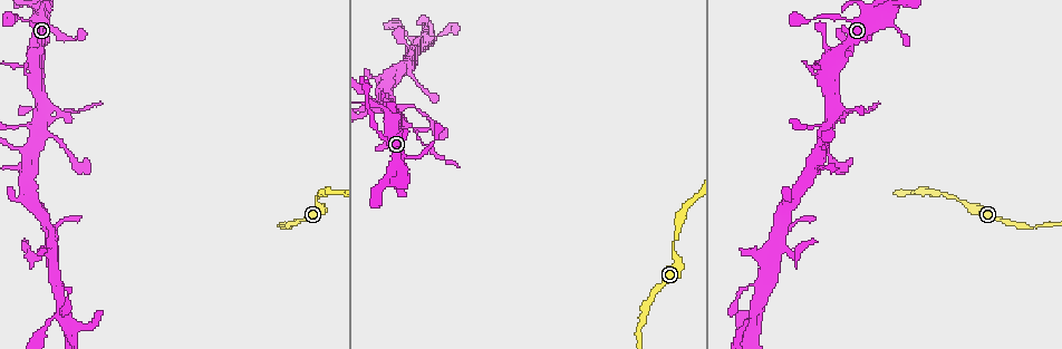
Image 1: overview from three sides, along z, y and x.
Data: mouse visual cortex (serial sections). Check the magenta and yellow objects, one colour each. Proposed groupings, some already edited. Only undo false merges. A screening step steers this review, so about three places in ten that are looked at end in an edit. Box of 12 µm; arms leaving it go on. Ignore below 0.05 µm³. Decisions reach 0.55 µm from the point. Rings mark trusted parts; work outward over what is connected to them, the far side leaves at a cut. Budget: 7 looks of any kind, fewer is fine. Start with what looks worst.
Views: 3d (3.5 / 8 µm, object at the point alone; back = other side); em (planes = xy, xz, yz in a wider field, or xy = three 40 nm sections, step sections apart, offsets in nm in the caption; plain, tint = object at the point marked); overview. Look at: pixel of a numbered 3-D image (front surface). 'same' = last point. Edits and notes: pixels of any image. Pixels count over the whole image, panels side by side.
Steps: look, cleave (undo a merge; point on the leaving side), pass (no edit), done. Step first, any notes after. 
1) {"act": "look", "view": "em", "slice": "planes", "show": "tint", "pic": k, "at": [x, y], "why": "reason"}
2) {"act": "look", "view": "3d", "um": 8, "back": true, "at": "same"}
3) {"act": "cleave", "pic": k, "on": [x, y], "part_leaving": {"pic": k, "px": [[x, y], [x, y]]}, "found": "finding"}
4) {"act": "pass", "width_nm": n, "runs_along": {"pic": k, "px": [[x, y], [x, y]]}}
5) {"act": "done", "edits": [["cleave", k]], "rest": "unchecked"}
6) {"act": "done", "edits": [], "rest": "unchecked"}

{"act": "look", "view": "em", "slice": "xy", "step": 2, "show": "tint", "pic": 1, "at": [835, 107], "why": "two arms at a narrow angle"}

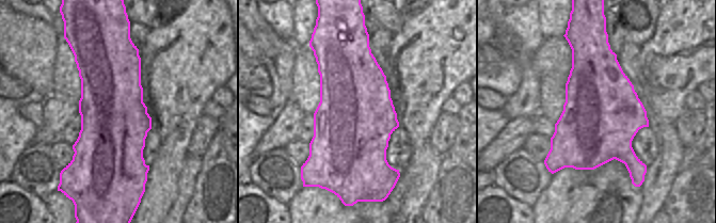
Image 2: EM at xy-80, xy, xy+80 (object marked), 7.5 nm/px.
{"act": "look", "view": "3d", "um": 3.5, "at": "same", "why": "wider look"}

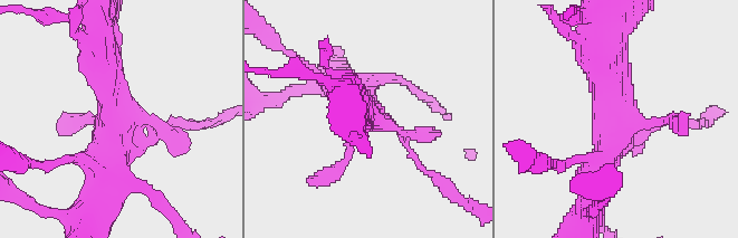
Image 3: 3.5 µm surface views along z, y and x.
{"act": "pass", "width_nm": 600, "runs_along": {"pic": 3, "px": [[602, 45], [615, 126], [595, 189]]}, "found": "all the same cell"}

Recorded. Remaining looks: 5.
{"act": "look", "view": "em", "slice": "xy", "step": 2, "show": "tint", "pic": 1, "at": [36, 256]}

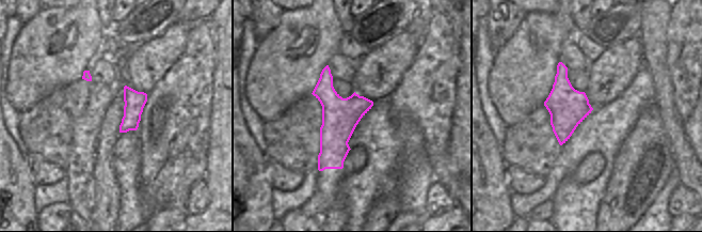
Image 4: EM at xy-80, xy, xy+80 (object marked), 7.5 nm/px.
{"act": "look", "view": "3d", "um": 3.5, "back": true, "at": "same", "why": "wider look"}

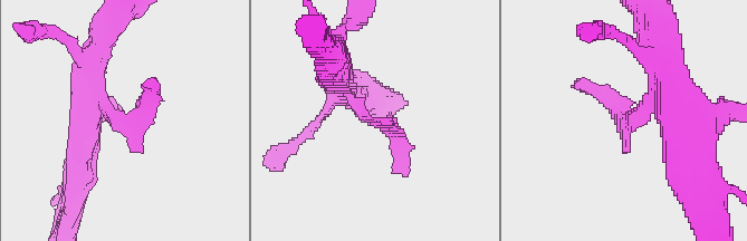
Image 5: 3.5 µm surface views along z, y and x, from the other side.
{"act": "pass", "runs_along": {"pic": 4, "px": [[326, 70], [332, 154], [320, 167]]}, "found": "all the same cell"}

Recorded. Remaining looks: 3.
{"act": "look", "view": "3d", "um": 3.5, "back": true, "pic": 1, "at": [317, 199], "why": "a narrow waist"}

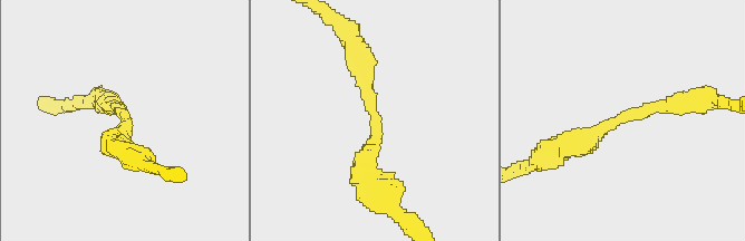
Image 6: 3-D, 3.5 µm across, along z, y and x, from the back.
{"act": "look", "view": "em", "slice": "xy", "step": 1, "show": "plain", "pic": 6, "at": [374, 119], "arm_widths_nm": [250, 350], "why": "need the tissue"}

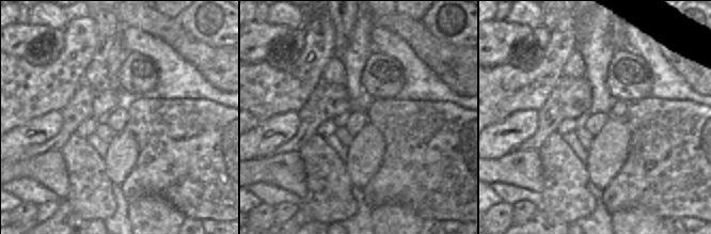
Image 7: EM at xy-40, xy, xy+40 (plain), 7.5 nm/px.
{"act": "look", "view": "em", "slice": "xy", "step": 1, "show": "tint", "at": "same"}

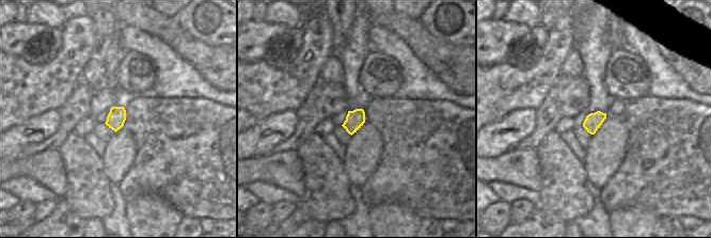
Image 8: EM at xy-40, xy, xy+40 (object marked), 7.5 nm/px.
{"act": "pass", "width_nm": 140, "runs_along": {"pic": 6, "px": [[563, 146], [589, 142], [622, 115], [688, 102]]}, "found": "continuous, no second cell"}

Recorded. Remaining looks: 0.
{"act": "done", "edits": [], "rest": "unchecked"}

